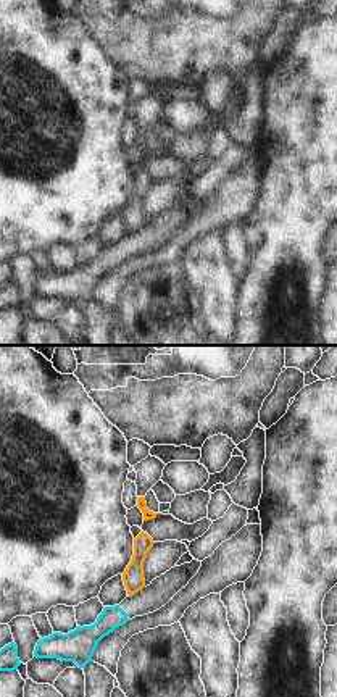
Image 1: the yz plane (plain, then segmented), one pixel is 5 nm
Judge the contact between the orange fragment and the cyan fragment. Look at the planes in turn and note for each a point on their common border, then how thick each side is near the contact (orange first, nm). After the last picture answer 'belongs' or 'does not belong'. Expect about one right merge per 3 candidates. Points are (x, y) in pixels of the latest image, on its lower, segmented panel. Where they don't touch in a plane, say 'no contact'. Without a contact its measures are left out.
contact (131, 594); calibres 100 and 20 nm

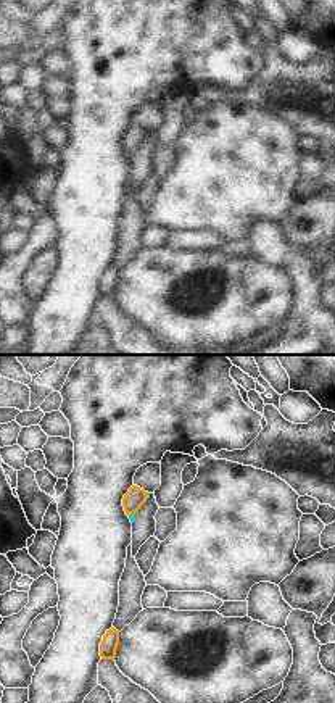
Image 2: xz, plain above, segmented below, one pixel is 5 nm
contact (147, 495); calibres 100 and 20 nm

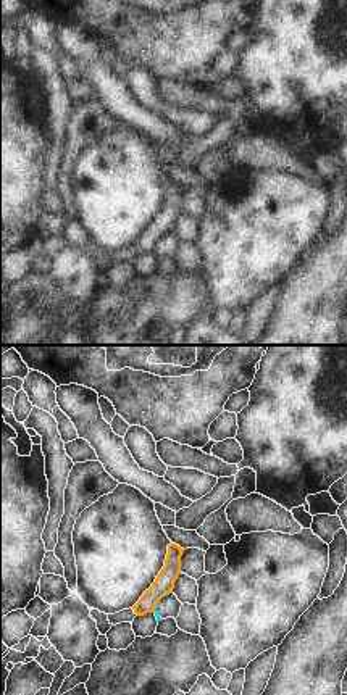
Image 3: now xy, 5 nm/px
contact (155, 605); calibres 100 and 20 nm

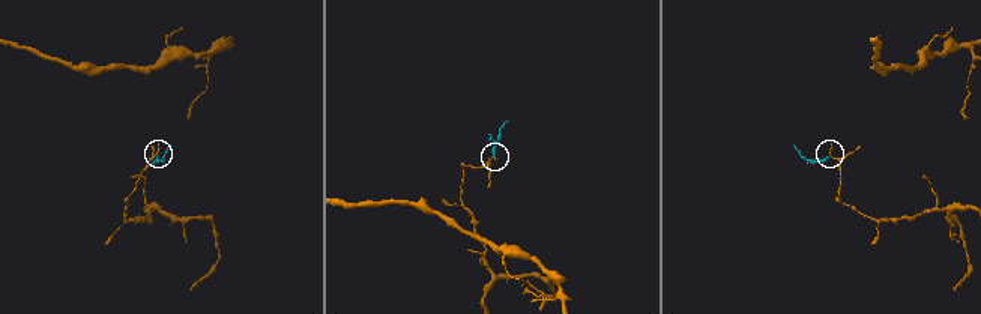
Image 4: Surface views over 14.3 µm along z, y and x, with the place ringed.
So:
does not belong

